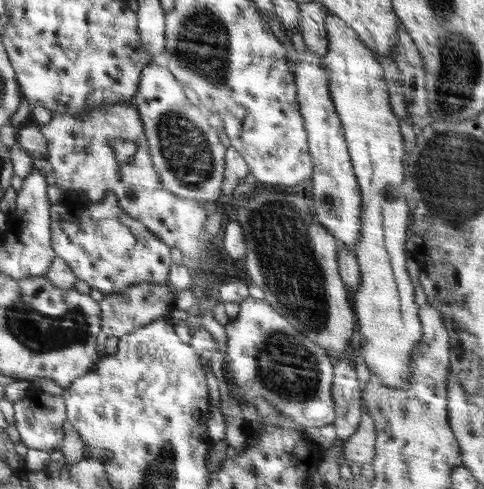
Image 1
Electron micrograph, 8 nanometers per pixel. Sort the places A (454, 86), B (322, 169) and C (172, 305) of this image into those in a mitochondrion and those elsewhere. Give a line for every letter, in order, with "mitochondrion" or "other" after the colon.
A: mitochondrion
B: other
C: other

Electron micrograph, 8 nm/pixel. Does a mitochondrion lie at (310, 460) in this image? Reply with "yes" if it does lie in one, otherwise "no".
no

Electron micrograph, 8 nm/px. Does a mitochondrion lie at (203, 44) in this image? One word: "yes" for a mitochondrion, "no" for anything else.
yes

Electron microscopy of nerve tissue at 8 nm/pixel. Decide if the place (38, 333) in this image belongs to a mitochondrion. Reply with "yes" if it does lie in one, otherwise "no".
yes

